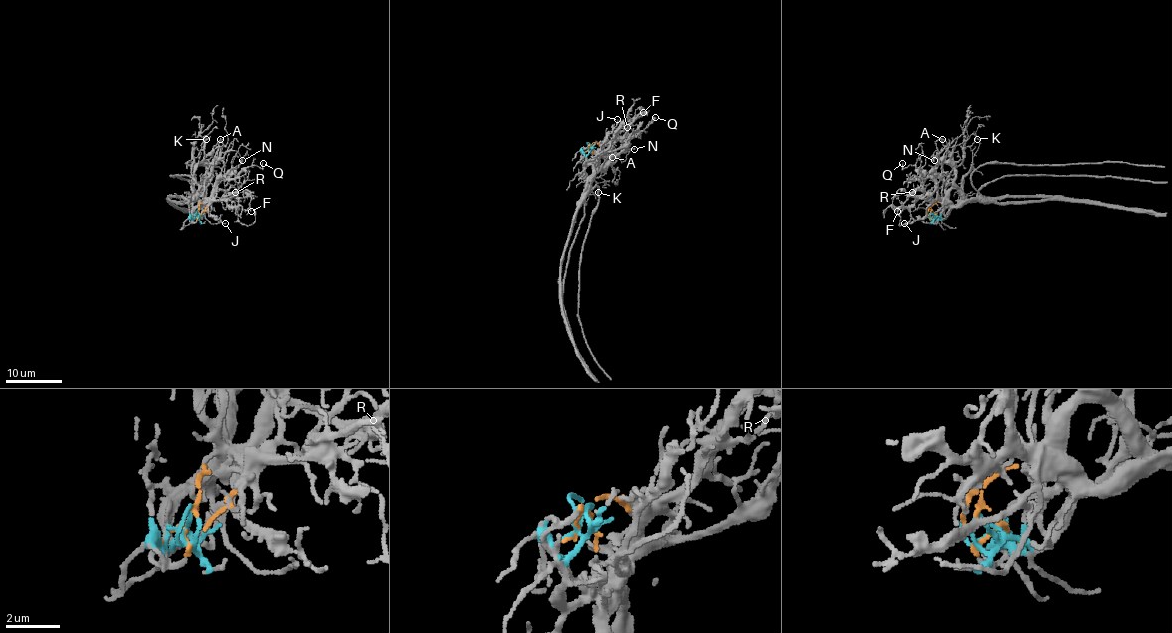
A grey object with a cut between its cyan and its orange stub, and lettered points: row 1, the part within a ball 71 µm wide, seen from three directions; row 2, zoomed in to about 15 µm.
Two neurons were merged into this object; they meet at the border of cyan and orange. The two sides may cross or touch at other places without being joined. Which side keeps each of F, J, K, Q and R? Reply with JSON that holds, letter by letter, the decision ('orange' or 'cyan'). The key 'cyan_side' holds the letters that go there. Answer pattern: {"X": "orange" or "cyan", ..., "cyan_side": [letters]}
{"F": "orange", "J": "orange", "K": "cyan", "Q": "orange", "R": "orange", "cyan_side": ["K"]}

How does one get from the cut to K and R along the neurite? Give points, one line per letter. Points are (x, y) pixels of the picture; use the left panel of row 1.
K: (197, 211), (194, 218), (193, 178), (201, 145), (207, 138)
R: (198, 211), (201, 213), (219, 199), (236, 206), (235, 192)

